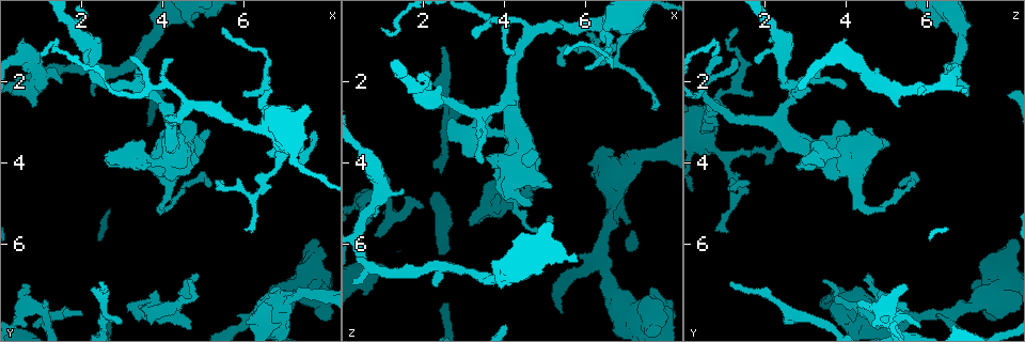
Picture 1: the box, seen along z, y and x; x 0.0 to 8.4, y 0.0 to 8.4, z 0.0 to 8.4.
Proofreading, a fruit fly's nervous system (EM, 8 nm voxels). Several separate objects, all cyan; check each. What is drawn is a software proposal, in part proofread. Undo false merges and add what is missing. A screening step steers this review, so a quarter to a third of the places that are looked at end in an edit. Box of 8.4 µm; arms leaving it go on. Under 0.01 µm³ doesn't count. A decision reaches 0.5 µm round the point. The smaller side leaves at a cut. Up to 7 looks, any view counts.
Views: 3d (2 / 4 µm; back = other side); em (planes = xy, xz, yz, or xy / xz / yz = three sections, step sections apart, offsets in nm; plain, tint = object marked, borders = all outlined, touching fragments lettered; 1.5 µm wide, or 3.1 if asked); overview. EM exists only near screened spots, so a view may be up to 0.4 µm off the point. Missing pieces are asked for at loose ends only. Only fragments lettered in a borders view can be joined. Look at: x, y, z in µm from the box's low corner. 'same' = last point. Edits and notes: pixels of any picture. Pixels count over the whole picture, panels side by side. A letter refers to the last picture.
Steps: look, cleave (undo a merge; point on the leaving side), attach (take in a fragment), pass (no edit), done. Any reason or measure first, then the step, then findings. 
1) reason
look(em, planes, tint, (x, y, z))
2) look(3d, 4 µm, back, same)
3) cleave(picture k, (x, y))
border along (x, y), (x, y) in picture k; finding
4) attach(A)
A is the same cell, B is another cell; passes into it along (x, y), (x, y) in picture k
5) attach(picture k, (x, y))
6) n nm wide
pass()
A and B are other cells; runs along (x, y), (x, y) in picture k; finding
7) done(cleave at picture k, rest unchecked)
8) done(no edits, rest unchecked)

branch stops here
look(3d, 2 µm, (0.60, 7.00, 5.50))

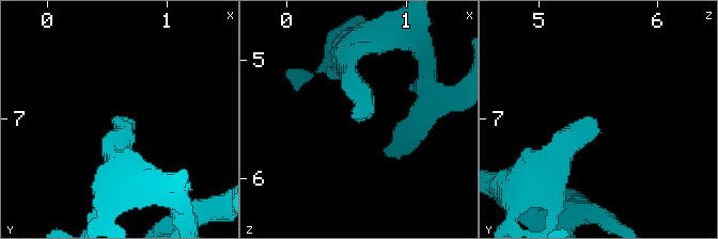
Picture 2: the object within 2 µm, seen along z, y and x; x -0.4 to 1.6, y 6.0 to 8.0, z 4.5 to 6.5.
look(em, planes, tint, (0.56, 7.04, 5.48))

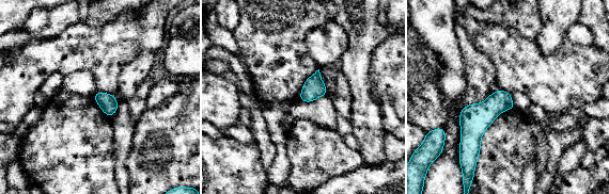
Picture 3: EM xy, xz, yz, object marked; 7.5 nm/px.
see the neighbours
look(em, planes, borders, same)

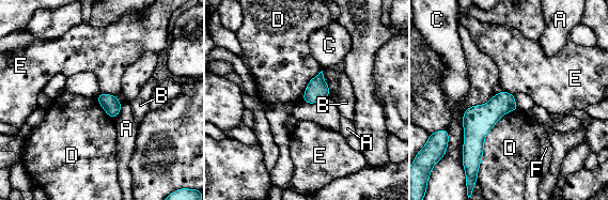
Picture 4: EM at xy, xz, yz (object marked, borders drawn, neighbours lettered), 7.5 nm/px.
pass()
A, B, C, D, E and F are other cells; border along (518, 109), (487, 134), (478, 167) in picture 4; none of them fits

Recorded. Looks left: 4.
thick turns thin
look(3d, 4 µm, back, (7.20, 7.25, 3.85))

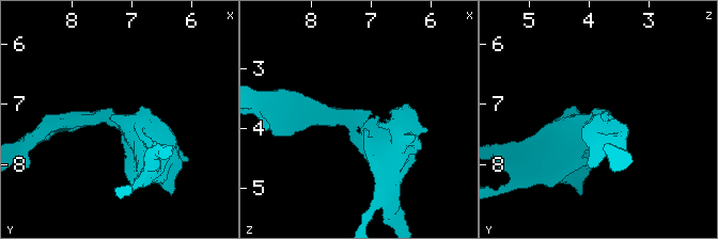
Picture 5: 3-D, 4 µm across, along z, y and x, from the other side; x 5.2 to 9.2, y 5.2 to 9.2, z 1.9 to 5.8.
arms of 260, 600 nm; shape alone is not enough
look(em, planes, borders, (7.20, 7.30, 3.80))

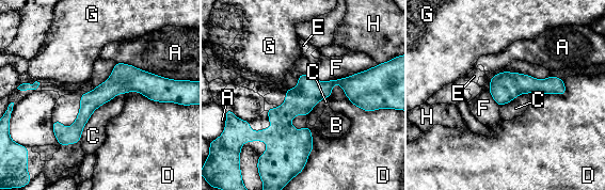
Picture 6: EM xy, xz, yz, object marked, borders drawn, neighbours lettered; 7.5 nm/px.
150 nm wide
pass()
A, B, C, D, E, F, G and H are other cells; border along (125, 94), (93, 112), (79, 141) in picture 6; continuous, no second cell

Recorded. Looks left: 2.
look(3d, 2 µm, (3.15, 7.60, 5.55))

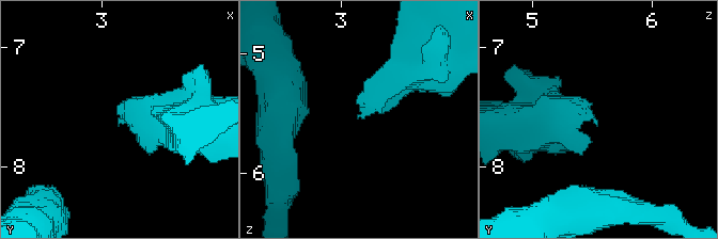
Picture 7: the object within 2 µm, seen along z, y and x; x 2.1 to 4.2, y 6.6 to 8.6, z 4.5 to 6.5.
look(em, planes, borders, (3.12, 7.60, 5.52))

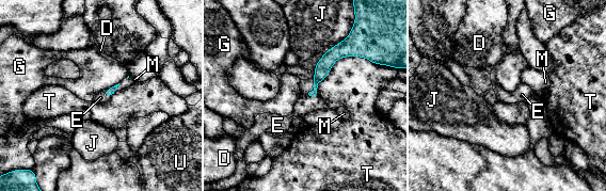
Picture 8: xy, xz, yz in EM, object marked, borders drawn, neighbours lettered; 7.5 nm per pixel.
attach(E)
E is the same cell, D, G, J, M, T and U are other cells; the cell continues

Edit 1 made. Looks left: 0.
done(attach at picture 8, rest unchecked)

